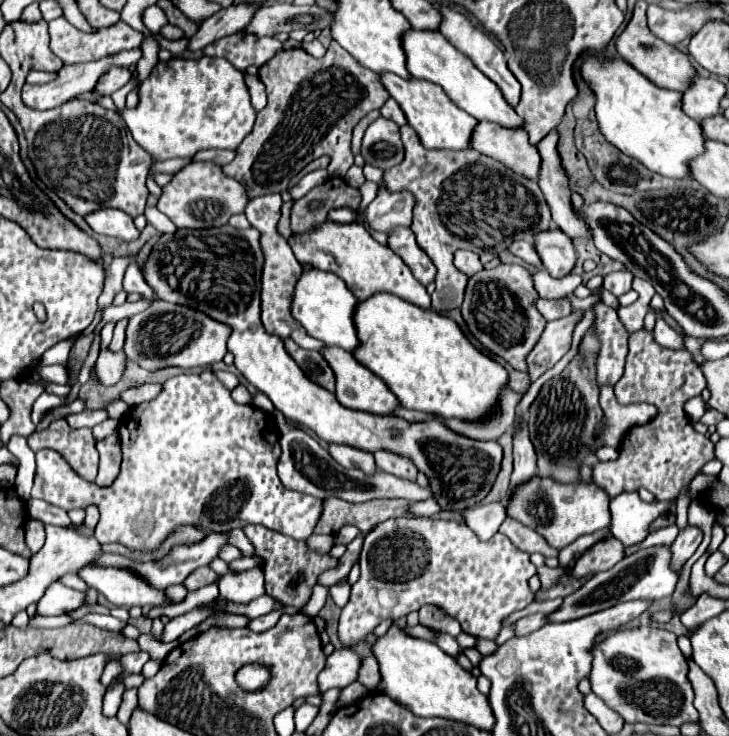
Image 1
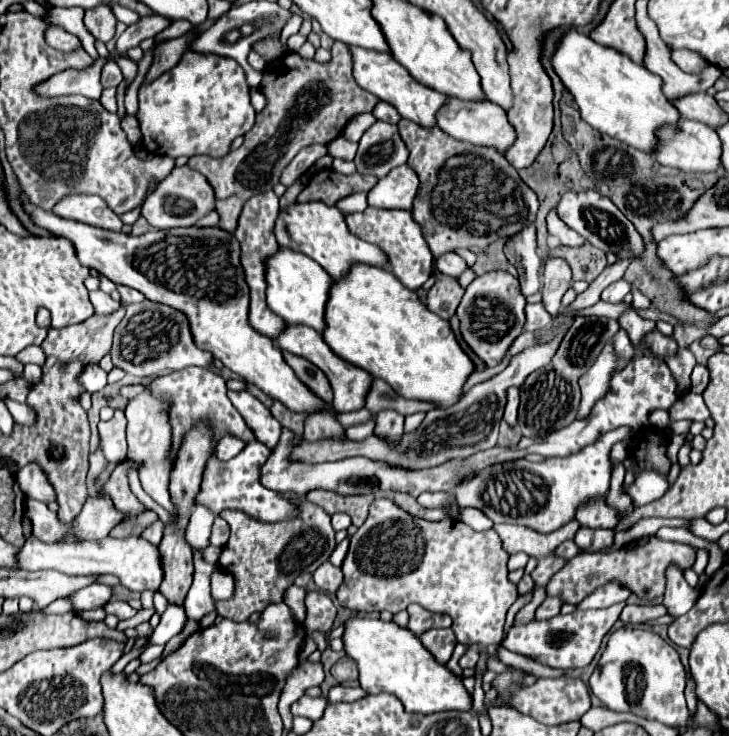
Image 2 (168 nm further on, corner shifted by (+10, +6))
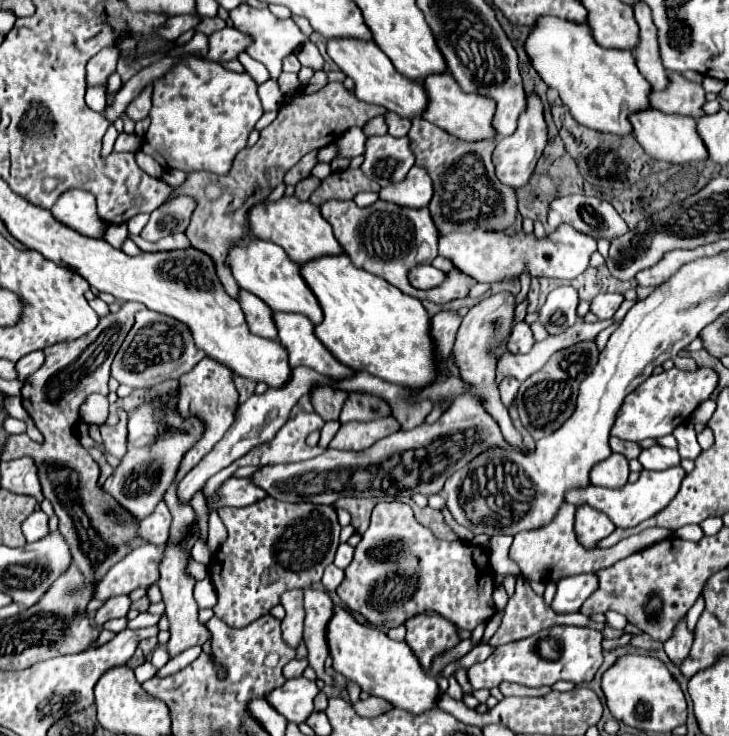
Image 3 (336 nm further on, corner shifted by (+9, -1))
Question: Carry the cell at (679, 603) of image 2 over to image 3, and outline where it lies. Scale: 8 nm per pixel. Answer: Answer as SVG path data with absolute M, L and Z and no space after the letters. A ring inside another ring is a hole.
M683 617L683 619L679 619L679 623L673 629L673 635L665 643L665 653L671 657L671 661L681 663L681 659L685 659L685 655L691 647L691 639L693 639L693 635L687 629L687 617Z

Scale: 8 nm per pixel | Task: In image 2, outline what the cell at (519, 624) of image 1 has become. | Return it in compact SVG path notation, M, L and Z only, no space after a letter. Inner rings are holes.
M548 596L548 598L544 600L544 604L536 610L536 618L538 618L538 620L552 618L552 616L560 614L560 608L562 608L562 600L554 600L554 596Z

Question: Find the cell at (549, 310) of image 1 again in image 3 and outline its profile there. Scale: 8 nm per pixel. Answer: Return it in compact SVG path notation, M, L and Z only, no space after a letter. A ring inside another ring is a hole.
M519 321L513 331L511 331L511 337L509 337L509 351L515 351L515 353L527 353L531 351L535 339L533 339L533 331L531 331L531 325L527 321Z

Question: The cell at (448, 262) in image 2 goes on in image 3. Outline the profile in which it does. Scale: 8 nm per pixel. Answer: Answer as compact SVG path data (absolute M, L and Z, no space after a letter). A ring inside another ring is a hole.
M419 265L419 267L415 267L415 271L411 271L411 283L415 283L415 287L419 287L419 289L437 287L445 279L447 279L447 273L439 271L433 265Z

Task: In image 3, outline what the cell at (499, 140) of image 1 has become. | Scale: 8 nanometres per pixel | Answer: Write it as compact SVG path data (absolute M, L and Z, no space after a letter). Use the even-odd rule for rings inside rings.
M431 75L431 79L427 79L423 87L431 99L431 107L427 107L427 113L423 113L423 119L435 123L437 127L445 129L457 139L463 139L469 143L483 141L483 139L497 141L497 131L493 127L493 115L495 115L493 99L479 93L463 93L451 75Z

